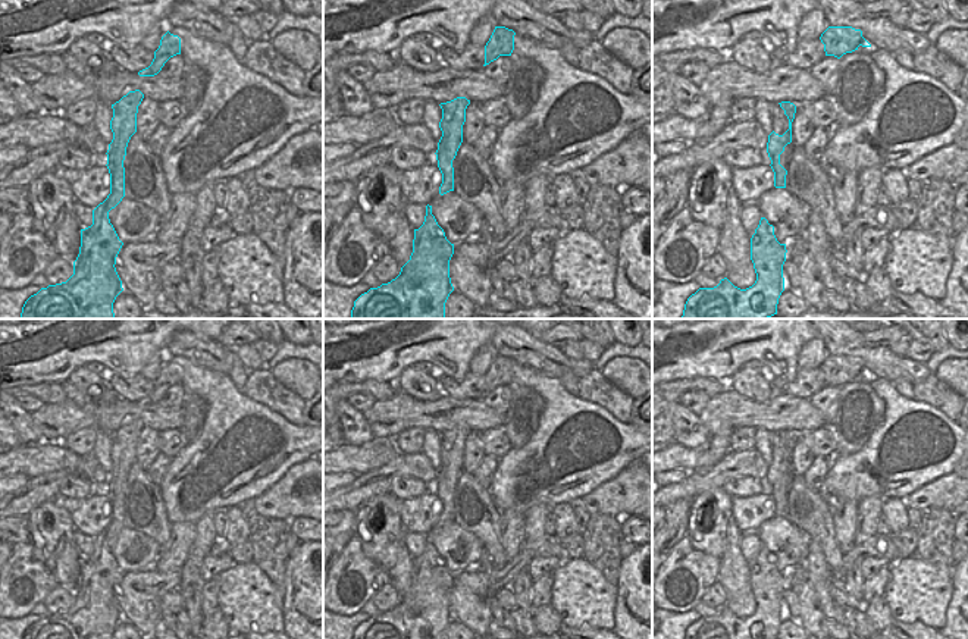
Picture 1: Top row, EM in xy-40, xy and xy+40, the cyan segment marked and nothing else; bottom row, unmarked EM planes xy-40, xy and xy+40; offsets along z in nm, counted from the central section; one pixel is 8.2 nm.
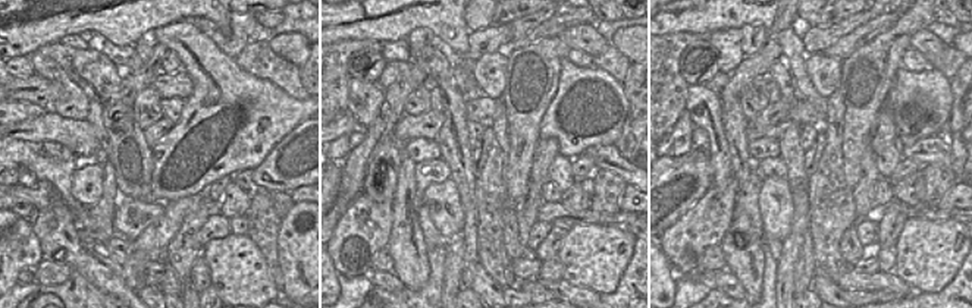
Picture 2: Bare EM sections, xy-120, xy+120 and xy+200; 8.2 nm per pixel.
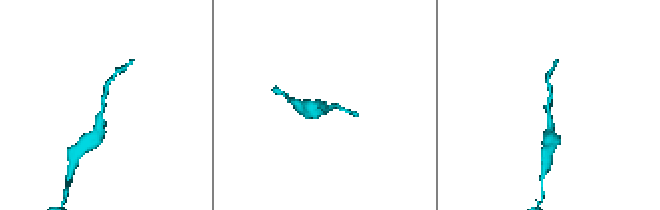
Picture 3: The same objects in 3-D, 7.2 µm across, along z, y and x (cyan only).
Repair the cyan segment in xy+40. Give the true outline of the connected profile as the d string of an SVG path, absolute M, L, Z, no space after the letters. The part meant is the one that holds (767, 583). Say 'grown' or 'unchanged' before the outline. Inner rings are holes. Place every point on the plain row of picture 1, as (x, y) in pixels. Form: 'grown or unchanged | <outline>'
unchanged | M761 546L751 567L755 613L740 618L724 607L717 615L699 617L692 623L685 639L777 639L779 627L784 620L786 582L786 573L777 570L774 555Z

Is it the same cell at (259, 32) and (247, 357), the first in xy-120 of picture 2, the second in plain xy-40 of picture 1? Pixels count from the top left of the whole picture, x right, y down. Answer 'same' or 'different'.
same

